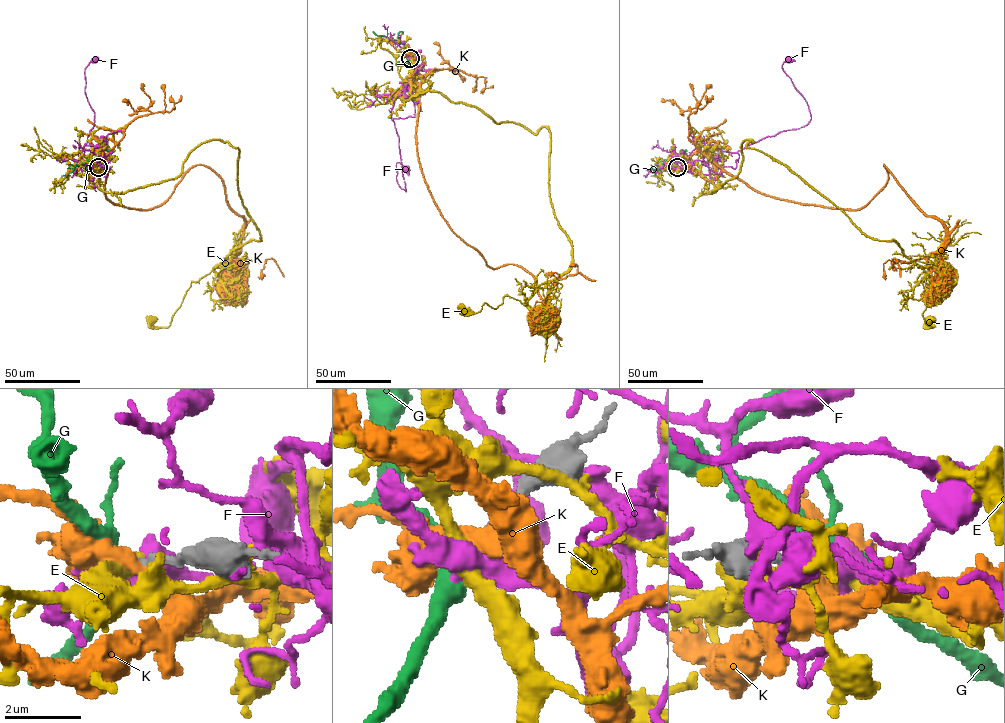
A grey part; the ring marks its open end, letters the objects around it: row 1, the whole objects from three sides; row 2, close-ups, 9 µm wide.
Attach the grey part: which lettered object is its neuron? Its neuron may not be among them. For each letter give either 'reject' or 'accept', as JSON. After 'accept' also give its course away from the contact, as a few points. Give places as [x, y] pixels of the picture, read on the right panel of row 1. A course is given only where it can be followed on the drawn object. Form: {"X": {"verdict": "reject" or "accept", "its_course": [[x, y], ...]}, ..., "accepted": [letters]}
{"E": {"verdict": "reject"}, "F": {"verdict": "reject"}, "G": {"verdict": "accept", "its_course": [[677, 167], [663, 159], [655, 175], [651, 176]]}, "K": {"verdict": "reject"}, "accepted": ["G"]}

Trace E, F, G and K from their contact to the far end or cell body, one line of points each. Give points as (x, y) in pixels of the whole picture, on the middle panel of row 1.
E: (410, 57), (411, 95), (549, 132), (571, 266), (523, 303), (461, 308)
F: (410, 58), (416, 76), (395, 99), (391, 118), (406, 191), (397, 181), (396, 164), (405, 167)
G: (410, 57), (404, 44), (373, 31)
K: (410, 57), (421, 83), (416, 147), (434, 204), (488, 266), (516, 264), (534, 278), (556, 324), (550, 321)

